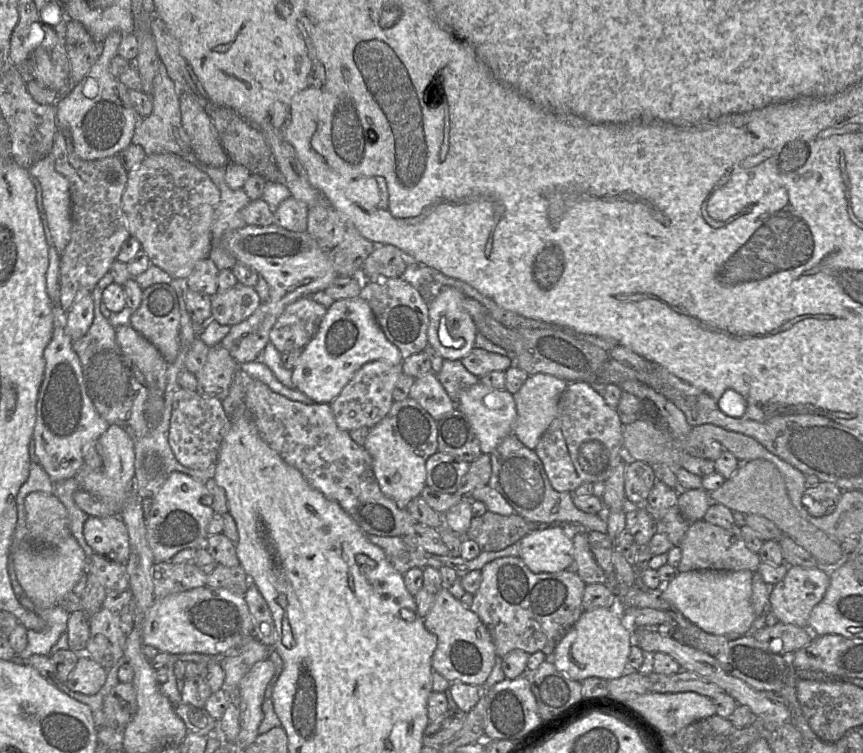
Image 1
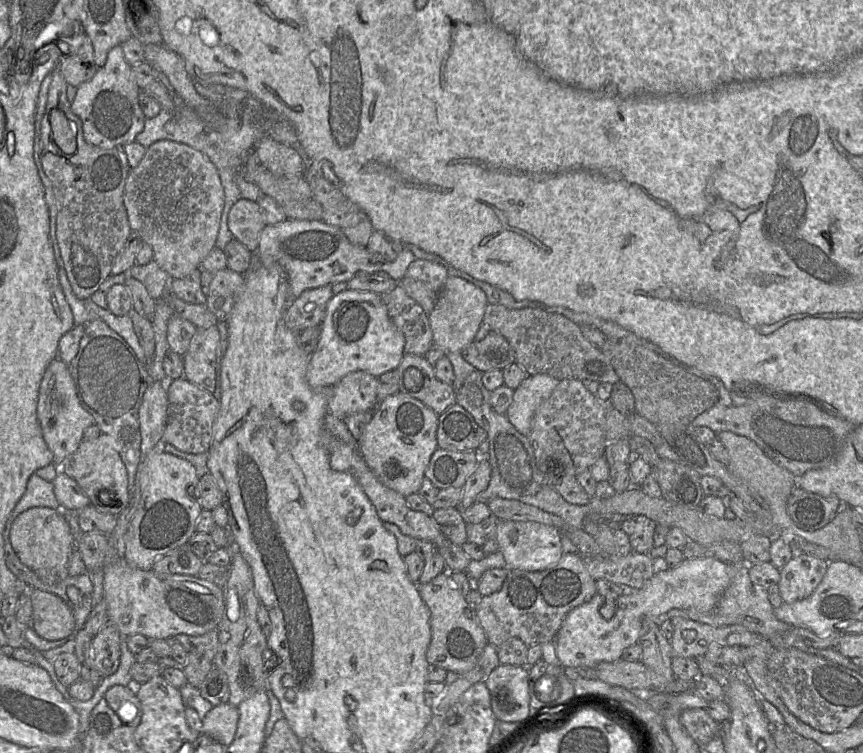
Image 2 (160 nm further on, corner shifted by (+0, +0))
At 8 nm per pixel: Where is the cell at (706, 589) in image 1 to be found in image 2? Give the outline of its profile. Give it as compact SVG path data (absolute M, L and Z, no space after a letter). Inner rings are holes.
M712 557L684 559L675 568L654 574L640 589L623 588L623 594L611 599L614 614L604 618L600 609L607 601L596 593L590 600L572 609L564 618L554 639L560 665L595 668L602 662L621 659L622 652L638 643L643 618L657 620L672 609L711 611L736 574L737 565L727 564Z

